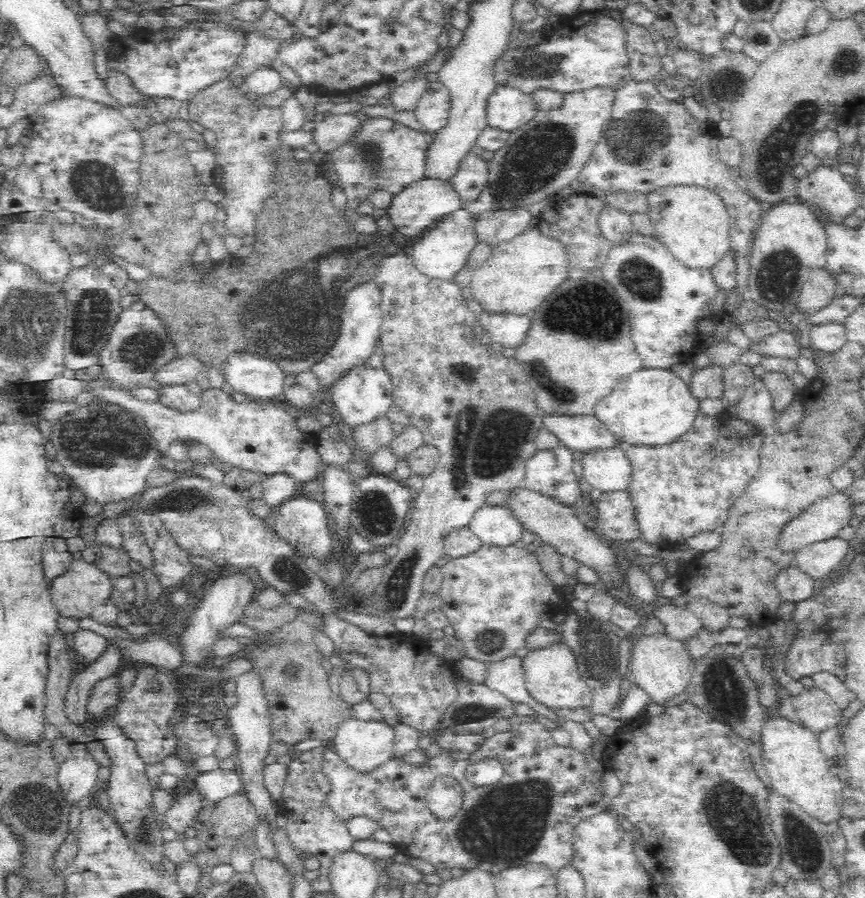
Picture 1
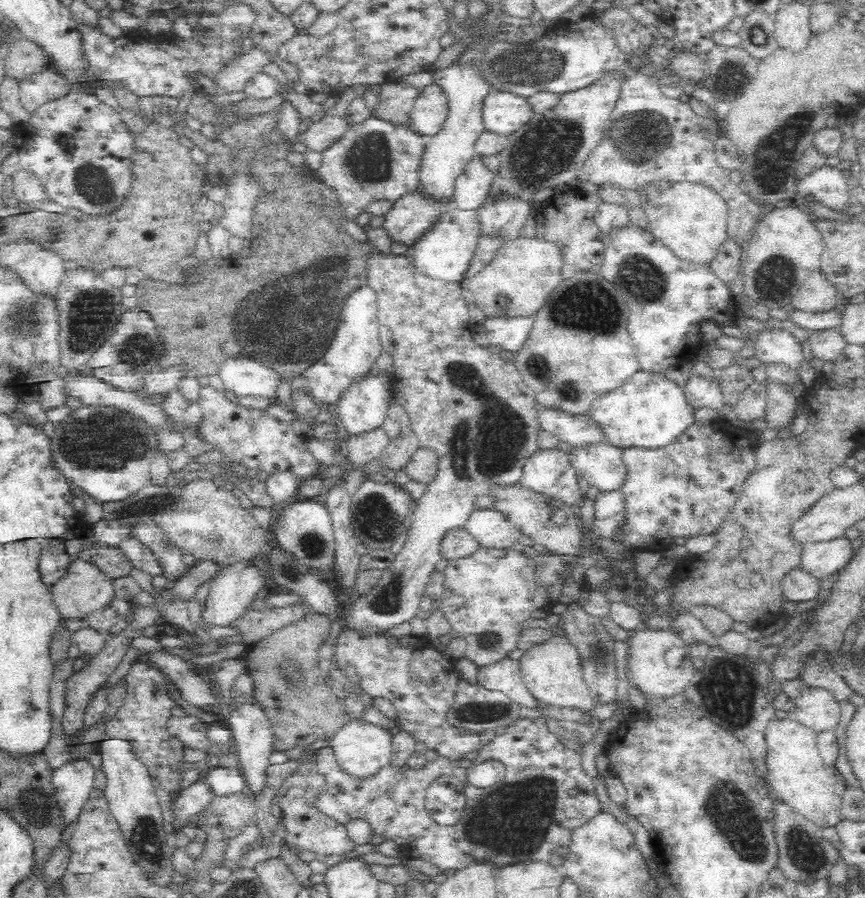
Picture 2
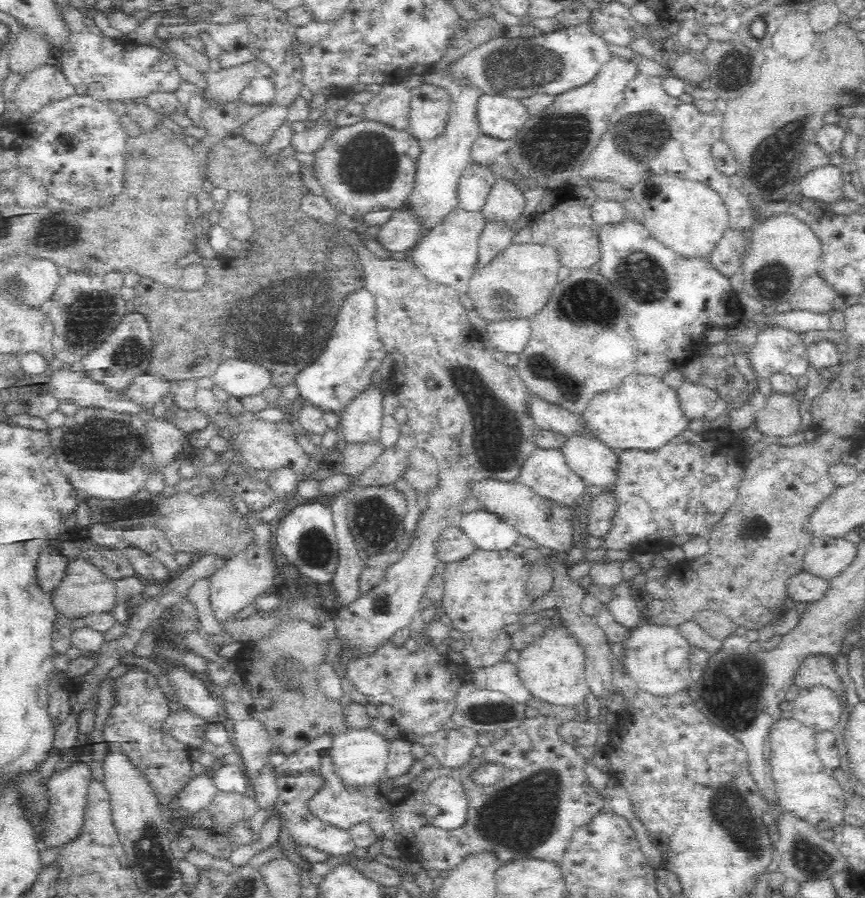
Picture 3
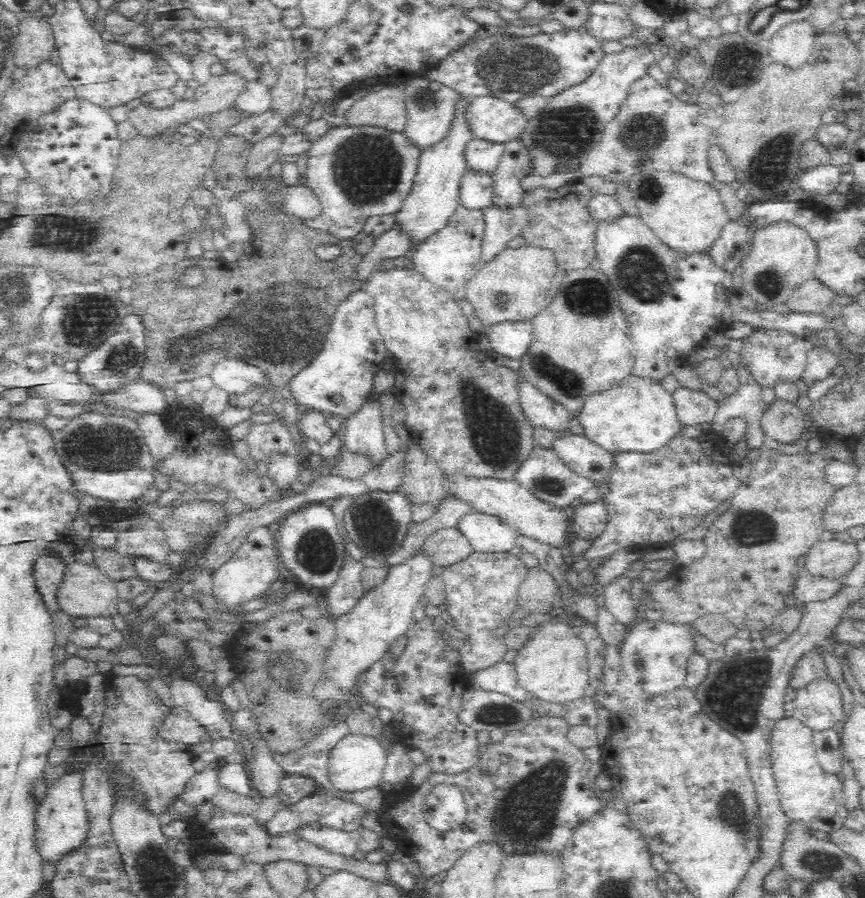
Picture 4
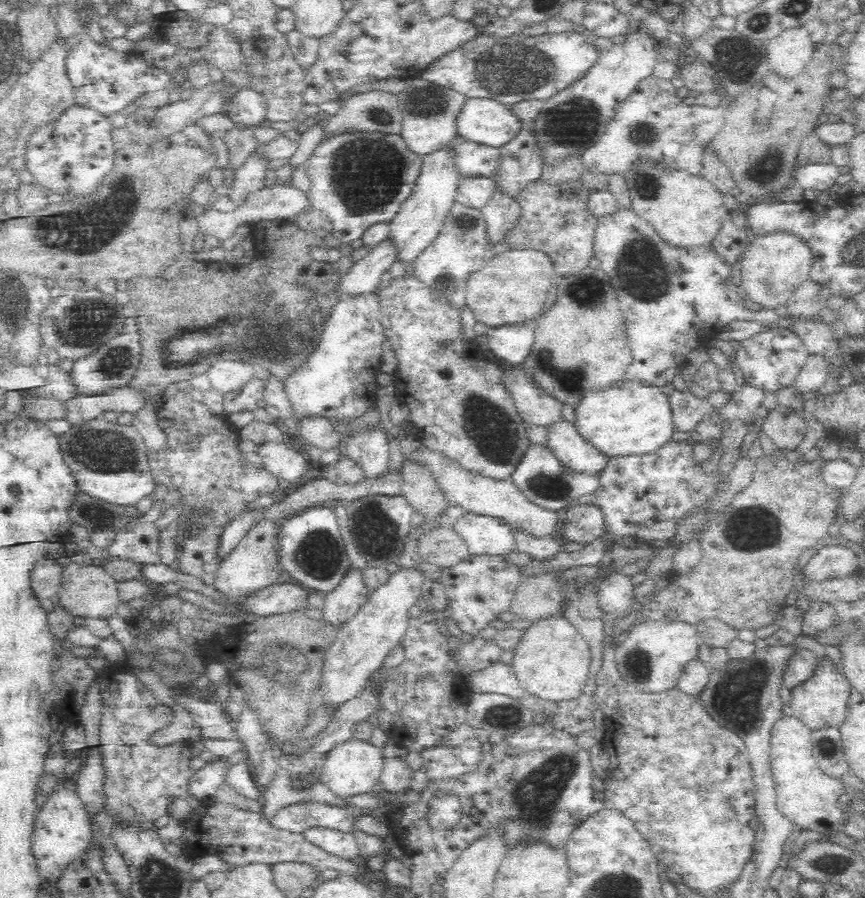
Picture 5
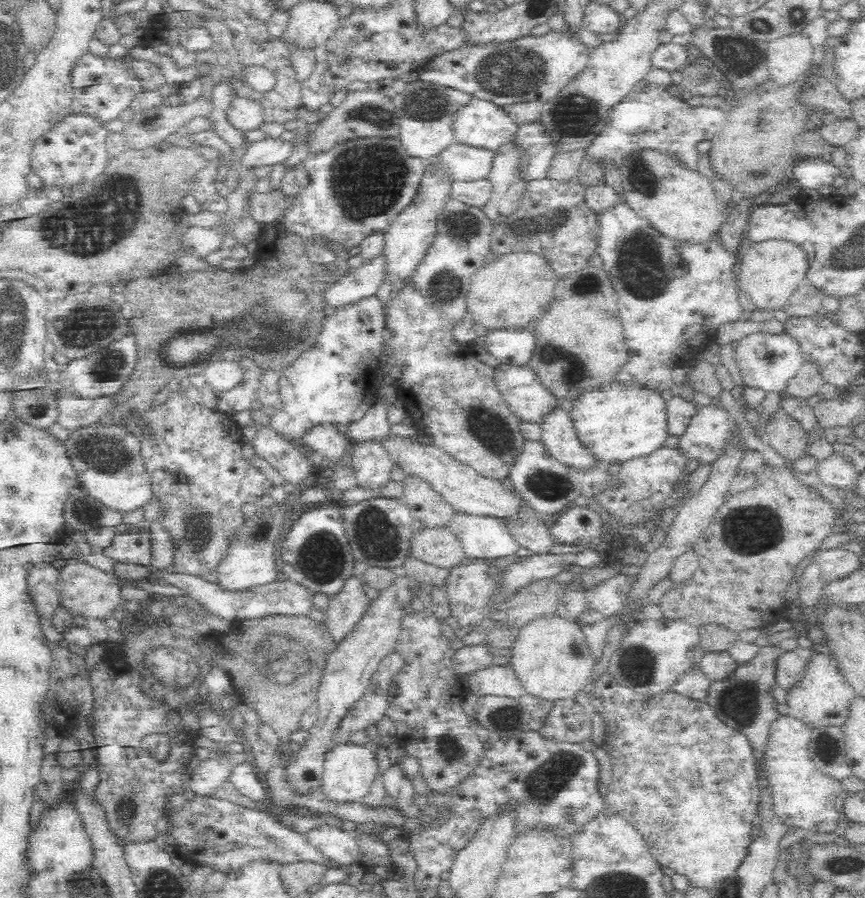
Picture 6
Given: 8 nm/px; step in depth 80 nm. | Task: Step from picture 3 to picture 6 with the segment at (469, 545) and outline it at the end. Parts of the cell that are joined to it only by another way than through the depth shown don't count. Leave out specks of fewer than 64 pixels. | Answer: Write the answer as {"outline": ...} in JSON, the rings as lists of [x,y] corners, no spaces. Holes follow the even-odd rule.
{"outline":[[[424,527],[414,533],[410,539],[409,551],[416,560],[438,568],[451,569],[467,561],[462,543],[447,527]]]}

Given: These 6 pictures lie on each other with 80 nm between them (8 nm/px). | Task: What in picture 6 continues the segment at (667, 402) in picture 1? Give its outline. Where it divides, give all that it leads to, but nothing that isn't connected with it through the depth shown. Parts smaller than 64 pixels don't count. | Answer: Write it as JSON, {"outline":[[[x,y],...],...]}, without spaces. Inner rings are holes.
{"outline":[[[610,381],[604,390],[580,393],[571,400],[569,411],[577,440],[590,452],[595,464],[609,466],[642,458],[659,449],[667,438],[665,401],[660,394],[648,389]]]}

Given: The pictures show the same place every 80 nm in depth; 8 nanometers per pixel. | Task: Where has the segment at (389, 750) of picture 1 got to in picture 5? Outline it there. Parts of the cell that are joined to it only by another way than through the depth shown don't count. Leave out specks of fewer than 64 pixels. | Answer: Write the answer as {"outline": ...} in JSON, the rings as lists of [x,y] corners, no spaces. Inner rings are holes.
{"outline":[[[351,738],[325,754],[321,766],[321,784],[328,788],[335,798],[343,799],[366,794],[371,792],[374,785],[380,780],[379,777],[384,766],[385,761],[381,749],[374,747],[369,742]]]}

